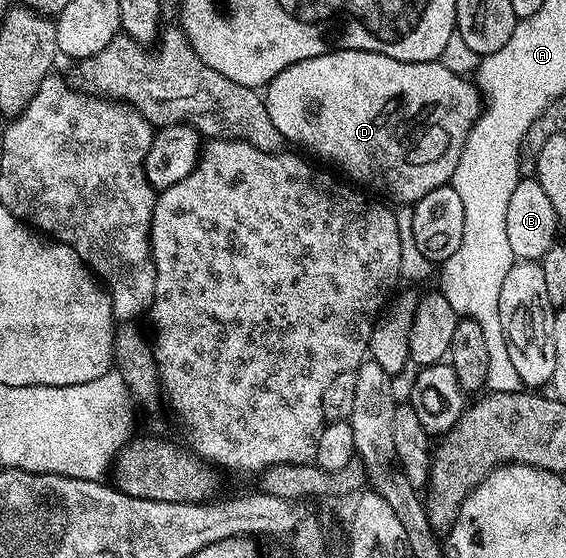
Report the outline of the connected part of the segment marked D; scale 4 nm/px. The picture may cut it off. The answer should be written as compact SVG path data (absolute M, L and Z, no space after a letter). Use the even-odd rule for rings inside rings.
M333 49L329 53L322 53L313 59L301 59L289 67L281 70L277 76L265 86L265 100L269 119L273 119L273 127L281 131L284 142L291 141L300 150L312 149L323 161L336 165L340 174L348 173L352 182L360 181L363 185L372 185L383 193L388 193L395 203L414 203L422 201L425 195L429 195L437 187L450 182L453 171L457 167L457 159L461 159L461 151L465 147L465 139L473 127L473 123L479 118L481 112L481 94L474 84L461 74L454 74L444 67L440 60L437 61L402 61L393 59L384 53L373 51L361 51L360 49Z

